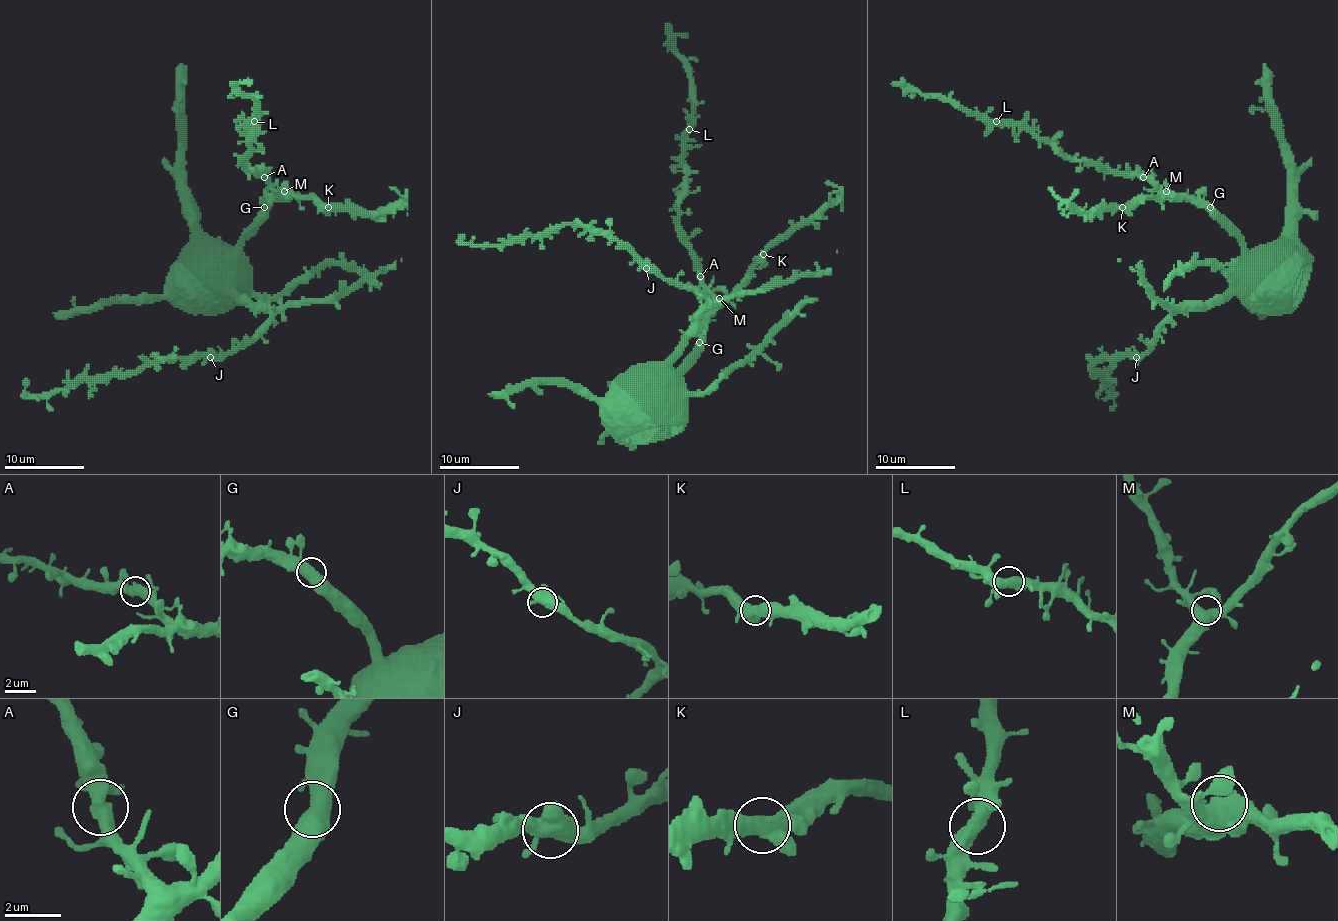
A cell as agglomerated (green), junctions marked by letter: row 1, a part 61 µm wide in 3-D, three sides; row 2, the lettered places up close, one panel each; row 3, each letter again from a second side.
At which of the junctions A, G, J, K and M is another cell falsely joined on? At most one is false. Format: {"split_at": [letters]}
{"split_at": []}

